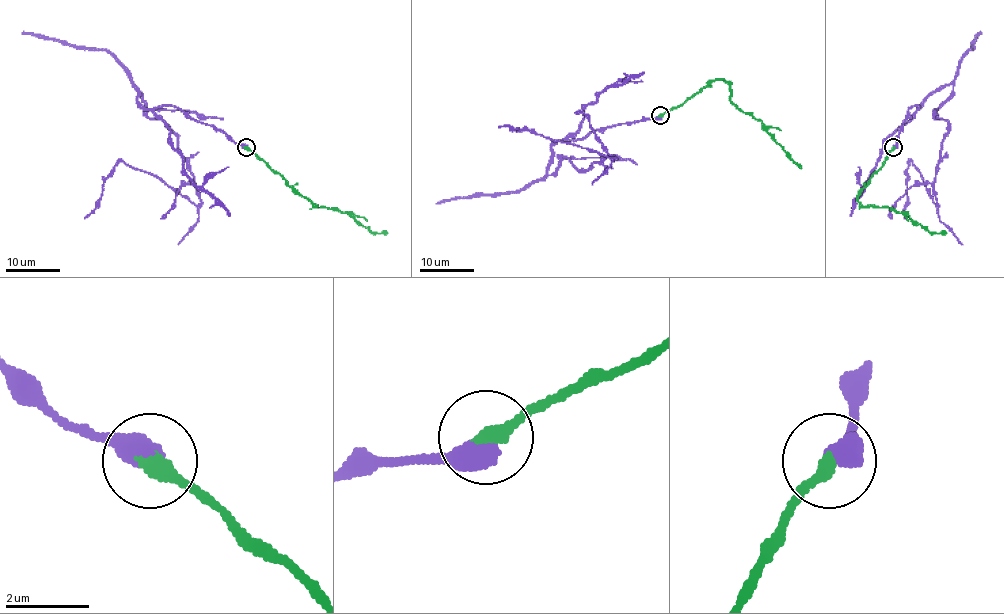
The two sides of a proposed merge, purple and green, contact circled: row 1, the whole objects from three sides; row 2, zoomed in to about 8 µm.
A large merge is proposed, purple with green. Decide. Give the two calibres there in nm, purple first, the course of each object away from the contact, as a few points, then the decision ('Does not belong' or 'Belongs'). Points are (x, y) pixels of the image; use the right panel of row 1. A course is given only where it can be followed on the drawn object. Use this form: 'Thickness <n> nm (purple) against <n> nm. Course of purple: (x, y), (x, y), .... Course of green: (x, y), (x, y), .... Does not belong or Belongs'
Thickness 600 nm (purple) against 360 nm. Course of purple: (893, 146), (907, 111), (951, 84), (953, 93), (934, 116), (947, 122), (937, 205), (911, 161), (905, 218). Course of green: (893, 148), (885, 163), (859, 192), (858, 201), (863, 206), (889, 207), (905, 213), (930, 232), (946, 232). Belongs

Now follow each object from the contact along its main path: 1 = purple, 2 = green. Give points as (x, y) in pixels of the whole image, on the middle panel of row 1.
1: (660, 115), (558, 140), (551, 146), (551, 175), (562, 156), (577, 169), (615, 159), (527, 129), (498, 127)
2: (660, 115), (679, 107), (713, 81), (724, 80), (729, 85), (730, 100), (762, 122), (762, 127), (801, 168)

